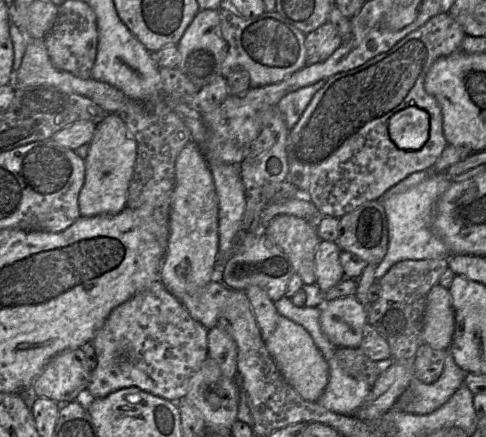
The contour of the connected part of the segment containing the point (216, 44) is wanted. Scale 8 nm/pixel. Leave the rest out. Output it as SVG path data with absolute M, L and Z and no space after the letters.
M218 9L199 10L177 44L180 61L177 68L198 88L221 74L221 65L228 52L228 44L221 35Z

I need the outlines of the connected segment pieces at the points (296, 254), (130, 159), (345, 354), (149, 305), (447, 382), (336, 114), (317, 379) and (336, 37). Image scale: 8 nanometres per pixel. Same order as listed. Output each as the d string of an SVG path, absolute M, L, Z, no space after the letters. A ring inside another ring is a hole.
M279 214L263 225L262 231L286 254L303 283L315 284L315 253L321 241L316 221Z
M108 113L97 125L89 143L88 155L85 158L85 182L78 197L80 216L117 214L126 207L136 155L137 144L127 126L117 113Z
M337 348L335 353L341 369L351 377L372 386L378 377L376 361L367 357L359 348Z
M153 282L115 307L92 339L97 366L91 372L87 399L134 386L177 403L208 356L207 336L208 329L190 316L163 283Z
M446 350L441 376L432 384L425 384L413 377L404 392L395 401L394 409L417 414L428 414L445 404L454 392L463 384L464 372L456 363L451 352Z
M440 12L398 41L388 51L375 56L361 66L329 77L314 94L298 122L289 131L286 152L288 180L298 189L300 195L316 206L320 217L330 216L339 219L363 203L377 200L390 187L408 175L432 169L448 142L443 133L441 107L435 97L424 89L425 76L436 60L461 50L465 35L461 26L448 12ZM409 106L423 109L429 115L429 137L419 150L398 148L388 133L389 118Z
M258 286L245 290L260 329L263 342L287 383L305 400L316 402L329 380L329 366L309 333L299 324L282 316L274 302Z
M329 21L306 34L305 48L307 65L326 60L336 51L342 42L339 33Z

